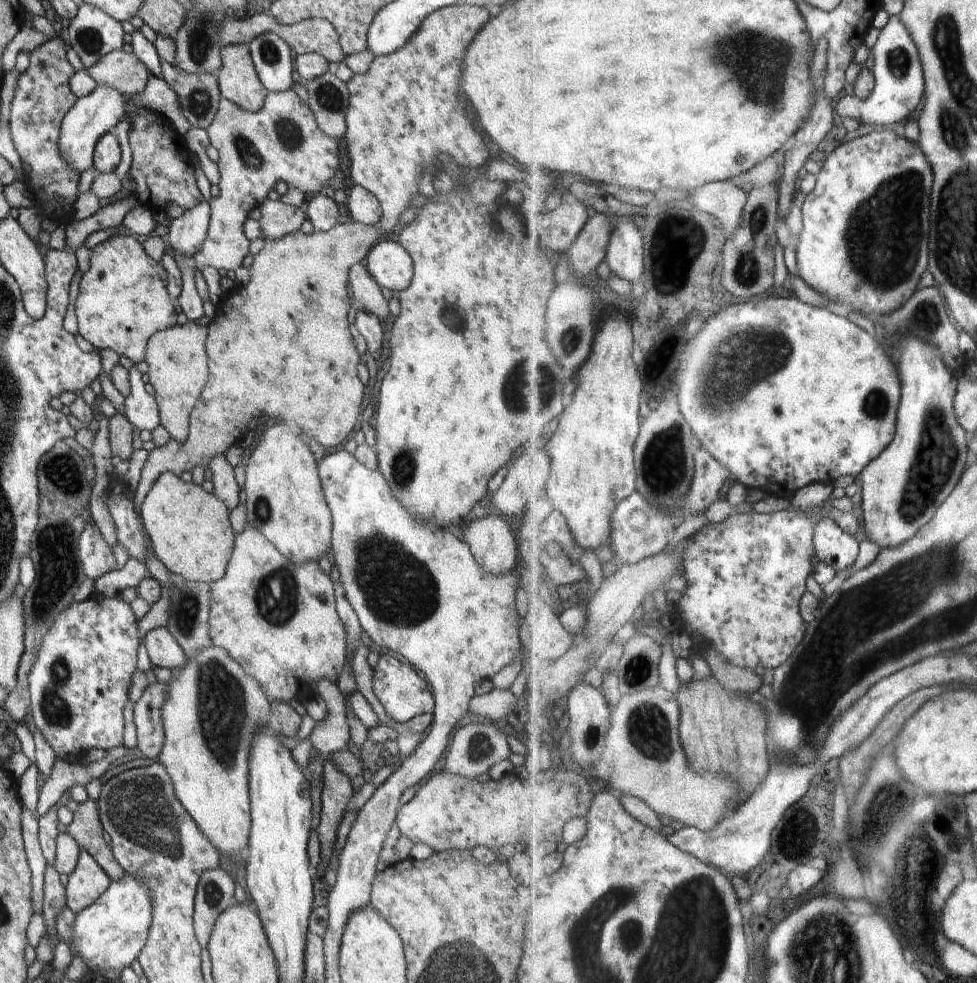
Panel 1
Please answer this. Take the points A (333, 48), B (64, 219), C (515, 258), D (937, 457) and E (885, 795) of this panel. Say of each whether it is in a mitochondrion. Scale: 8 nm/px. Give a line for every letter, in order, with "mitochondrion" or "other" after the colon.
A: other
B: other
C: other
D: mitochondrion
E: mitochondrion

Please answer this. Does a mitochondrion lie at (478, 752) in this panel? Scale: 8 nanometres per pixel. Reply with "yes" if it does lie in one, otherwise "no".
yes

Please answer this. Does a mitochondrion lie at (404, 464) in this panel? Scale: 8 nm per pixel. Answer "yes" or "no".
yes

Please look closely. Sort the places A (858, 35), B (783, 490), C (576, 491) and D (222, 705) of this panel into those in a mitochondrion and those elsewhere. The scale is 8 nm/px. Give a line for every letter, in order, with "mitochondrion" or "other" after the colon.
A: other
B: other
C: other
D: mitochondrion

